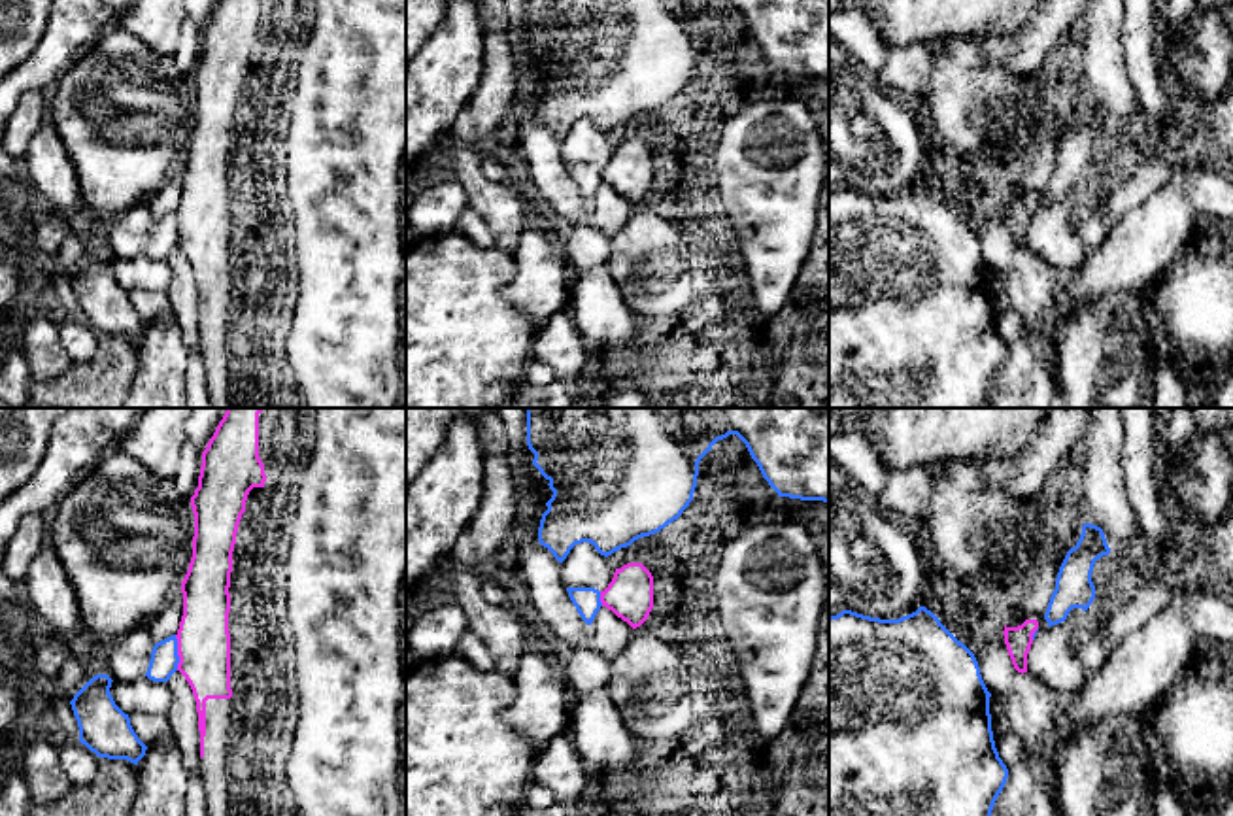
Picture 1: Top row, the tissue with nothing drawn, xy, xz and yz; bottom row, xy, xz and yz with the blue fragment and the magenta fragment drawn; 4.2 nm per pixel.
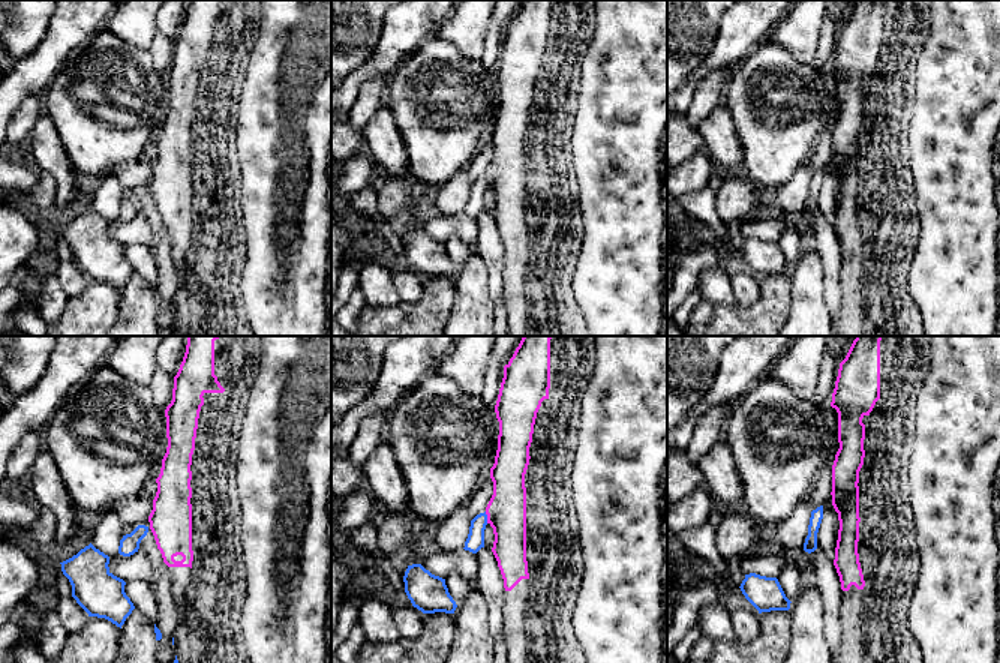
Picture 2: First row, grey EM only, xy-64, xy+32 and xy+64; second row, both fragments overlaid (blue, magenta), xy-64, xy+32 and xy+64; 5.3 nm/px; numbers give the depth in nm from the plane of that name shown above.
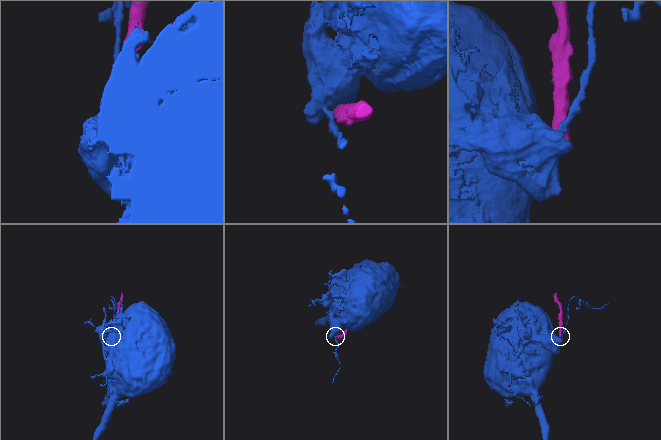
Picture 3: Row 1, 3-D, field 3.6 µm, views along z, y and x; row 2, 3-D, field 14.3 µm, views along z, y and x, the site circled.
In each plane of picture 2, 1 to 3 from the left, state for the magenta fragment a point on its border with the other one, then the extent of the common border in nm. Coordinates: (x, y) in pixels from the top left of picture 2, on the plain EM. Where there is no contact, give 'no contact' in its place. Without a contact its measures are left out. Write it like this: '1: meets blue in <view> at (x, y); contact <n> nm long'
1: no contact
2: meets blue in xy+32 at (486, 182); contact 70 nm long
3: no contact

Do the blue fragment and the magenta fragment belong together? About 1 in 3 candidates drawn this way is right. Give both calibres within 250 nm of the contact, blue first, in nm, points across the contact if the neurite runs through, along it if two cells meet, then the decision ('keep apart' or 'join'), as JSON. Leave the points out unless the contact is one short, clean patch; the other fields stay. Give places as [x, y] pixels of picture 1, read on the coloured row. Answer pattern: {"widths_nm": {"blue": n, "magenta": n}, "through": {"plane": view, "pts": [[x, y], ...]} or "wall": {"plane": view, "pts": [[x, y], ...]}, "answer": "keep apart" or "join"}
{"widths_nm": {"blue": 120, "magenta": 220}, "answer": "keep apart"}

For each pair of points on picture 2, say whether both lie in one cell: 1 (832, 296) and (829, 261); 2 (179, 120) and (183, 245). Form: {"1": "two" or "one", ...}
{"1": "one", "2": "one"}

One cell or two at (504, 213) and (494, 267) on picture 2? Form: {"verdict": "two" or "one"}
{"verdict": "two"}

